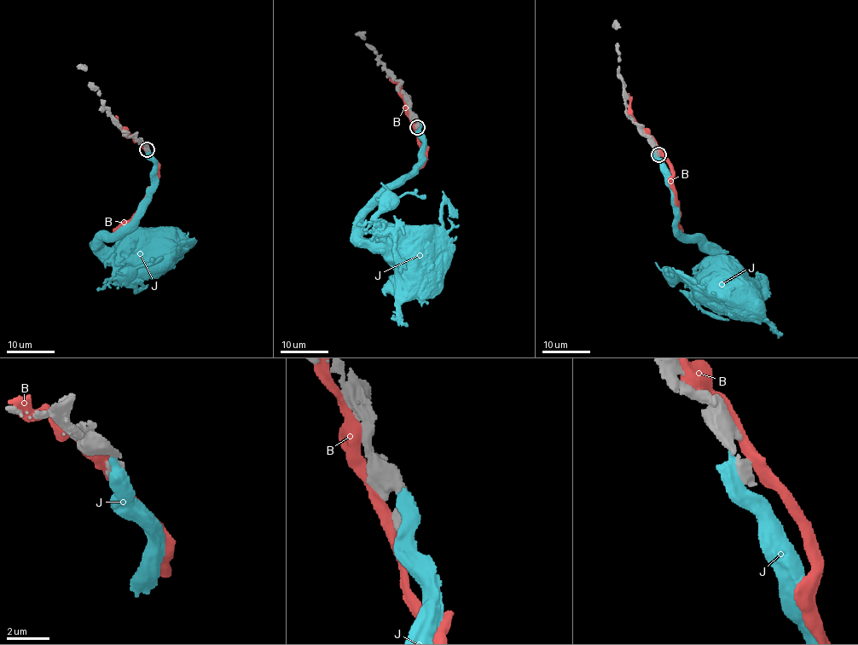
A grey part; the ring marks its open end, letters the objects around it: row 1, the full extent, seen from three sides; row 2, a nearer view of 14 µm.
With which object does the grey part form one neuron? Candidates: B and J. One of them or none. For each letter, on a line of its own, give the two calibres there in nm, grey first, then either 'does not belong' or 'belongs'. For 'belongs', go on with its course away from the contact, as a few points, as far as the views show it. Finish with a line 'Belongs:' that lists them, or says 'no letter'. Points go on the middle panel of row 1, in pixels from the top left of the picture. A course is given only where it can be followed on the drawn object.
B: 600 nm thick on the grey side, 500 nm on the other; does not belong
J: 400 nm thick on the grey side, 700 nm on the other; does not belong
Belongs: no letter

